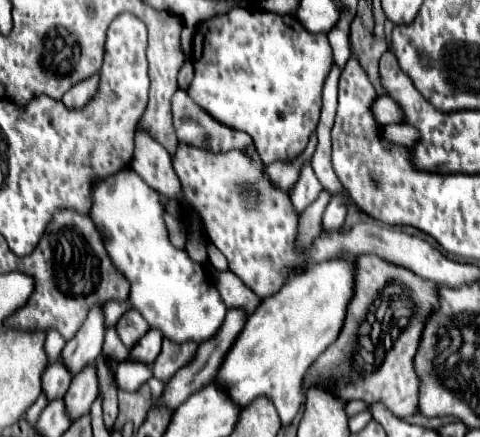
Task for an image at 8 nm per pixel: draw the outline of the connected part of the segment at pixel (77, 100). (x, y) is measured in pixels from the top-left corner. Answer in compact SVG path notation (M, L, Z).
M92 75L92 77L76 83L76 85L74 85L70 91L66 91L66 95L64 95L66 107L84 107L84 103L94 97L96 89L98 89L98 75Z

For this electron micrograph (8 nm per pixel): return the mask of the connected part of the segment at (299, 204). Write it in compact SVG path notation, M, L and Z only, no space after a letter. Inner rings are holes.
M308 163L306 167L302 167L300 179L294 185L294 191L290 193L290 201L294 205L294 211L300 215L308 205L312 205L316 201L320 191L322 191L322 185L318 183L318 179L316 179L310 163Z

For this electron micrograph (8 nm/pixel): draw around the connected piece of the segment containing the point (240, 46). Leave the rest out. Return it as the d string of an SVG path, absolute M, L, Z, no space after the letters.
M232 9L226 15L216 15L214 19L198 25L192 47L192 63L196 69L194 81L188 89L192 101L220 123L246 131L254 139L264 165L290 161L306 149L312 131L318 125L322 87L330 67L334 65L332 47L324 33L308 33L292 15L276 15L258 9Z

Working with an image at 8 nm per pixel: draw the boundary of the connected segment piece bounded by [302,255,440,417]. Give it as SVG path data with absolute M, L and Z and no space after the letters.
M358 255L354 257L352 263L354 263L354 295L348 303L342 331L338 339L312 363L308 377L302 383L302 393L318 385L318 387L328 389L332 395L342 397L344 401L360 399L368 405L382 403L396 417L414 415L416 405L418 405L418 377L414 373L412 359L418 349L418 339L424 329L424 321L428 313L436 307L434 289L438 289L440 285L420 279L408 269L386 263L378 255Z

